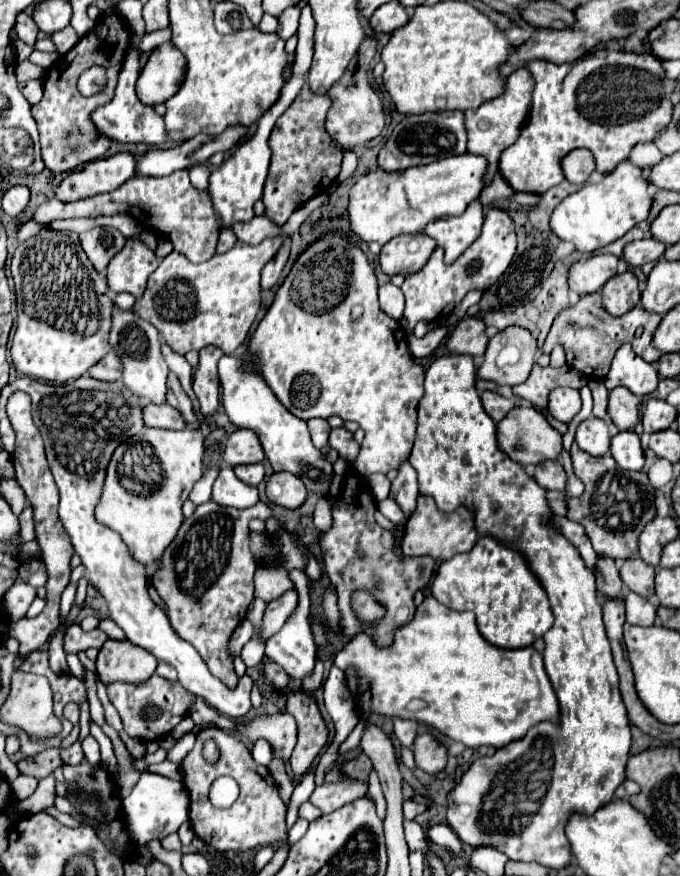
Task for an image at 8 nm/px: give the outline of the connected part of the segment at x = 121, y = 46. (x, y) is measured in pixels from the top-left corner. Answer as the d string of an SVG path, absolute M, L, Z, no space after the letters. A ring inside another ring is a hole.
M114 9L102 11L98 23L102 23L102 25L96 25L94 31L90 31L86 37L82 37L76 43L76 47L70 49L66 55L60 55L58 61L46 71L44 97L38 105L32 107L32 115L34 115L34 119L38 123L38 131L40 131L44 165L46 165L46 169L50 169L56 175L74 171L76 167L80 167L84 163L100 159L110 147L110 141L106 137L96 135L94 125L90 121L90 113L98 105L108 103L114 95L116 79L122 69L122 59L128 53L130 31L124 27L124 21L120 19L120 15ZM94 65L102 65L106 69L106 85L98 95L92 95L88 99L78 93L76 81L86 69L90 69Z

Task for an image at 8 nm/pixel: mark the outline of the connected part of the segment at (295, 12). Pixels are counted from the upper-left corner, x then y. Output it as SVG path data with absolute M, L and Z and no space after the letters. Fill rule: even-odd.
M288 7L280 17L278 17L278 37L282 39L290 39L296 29L298 29L298 17L300 17L300 9L296 7Z

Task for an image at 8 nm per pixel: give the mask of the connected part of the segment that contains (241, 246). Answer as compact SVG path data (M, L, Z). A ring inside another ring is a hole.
M284 235L264 239L260 245L236 241L228 253L214 255L200 265L192 265L182 253L172 251L152 273L144 295L136 299L132 311L152 323L178 355L186 355L192 349L200 351L208 345L216 345L224 355L230 355L244 343L248 329L260 311L260 271L276 255L282 241Z

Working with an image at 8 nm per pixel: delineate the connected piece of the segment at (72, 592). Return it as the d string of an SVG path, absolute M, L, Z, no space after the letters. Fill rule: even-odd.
M70 583L66 589L64 589L64 593L62 593L62 603L60 603L60 611L62 611L62 623L60 623L60 627L64 627L64 623L66 623L66 615L68 615L68 611L70 611L70 607L72 607L72 603L74 603L74 599L76 599L76 583Z

